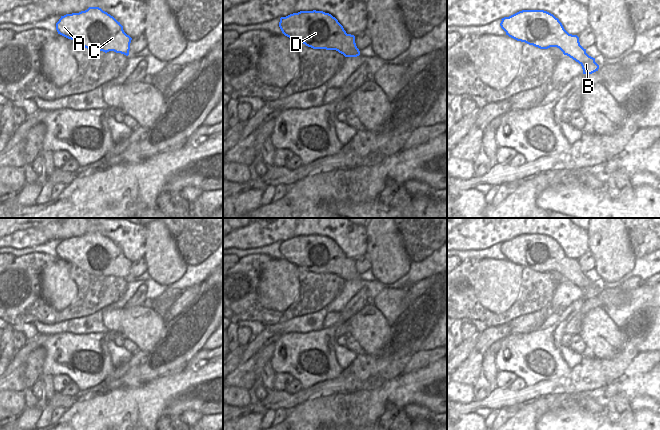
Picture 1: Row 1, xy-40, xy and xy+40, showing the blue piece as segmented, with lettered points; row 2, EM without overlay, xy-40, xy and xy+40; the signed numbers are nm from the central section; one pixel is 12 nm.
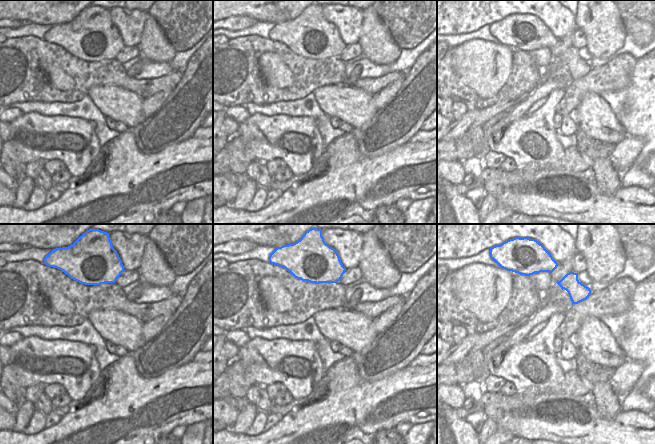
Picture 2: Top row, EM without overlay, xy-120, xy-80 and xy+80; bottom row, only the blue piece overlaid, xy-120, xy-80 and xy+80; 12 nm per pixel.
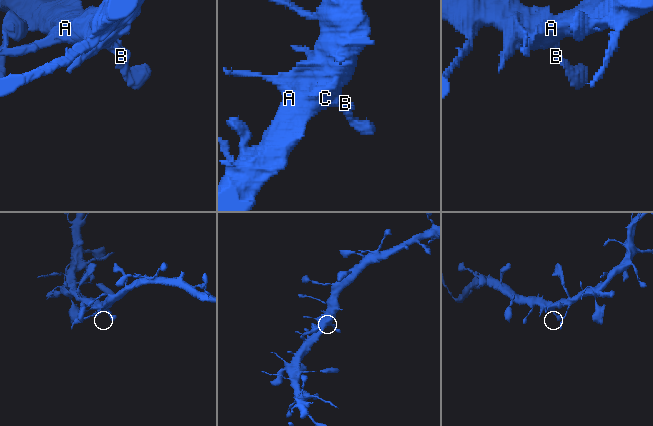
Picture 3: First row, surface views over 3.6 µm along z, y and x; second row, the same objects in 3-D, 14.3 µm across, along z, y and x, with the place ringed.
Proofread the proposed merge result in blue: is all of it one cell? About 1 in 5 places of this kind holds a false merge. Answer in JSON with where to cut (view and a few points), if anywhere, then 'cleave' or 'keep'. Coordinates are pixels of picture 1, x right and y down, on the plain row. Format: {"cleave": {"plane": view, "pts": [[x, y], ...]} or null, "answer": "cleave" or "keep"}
{"cleave": null, "answer": "keep"}

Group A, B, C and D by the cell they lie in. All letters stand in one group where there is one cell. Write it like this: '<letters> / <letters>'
A B C D

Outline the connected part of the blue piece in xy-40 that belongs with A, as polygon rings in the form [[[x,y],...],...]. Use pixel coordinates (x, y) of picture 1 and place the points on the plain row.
[[[99,231],[61,240],[56,254],[89,274],[129,279],[132,262],[124,256],[120,246]]]

